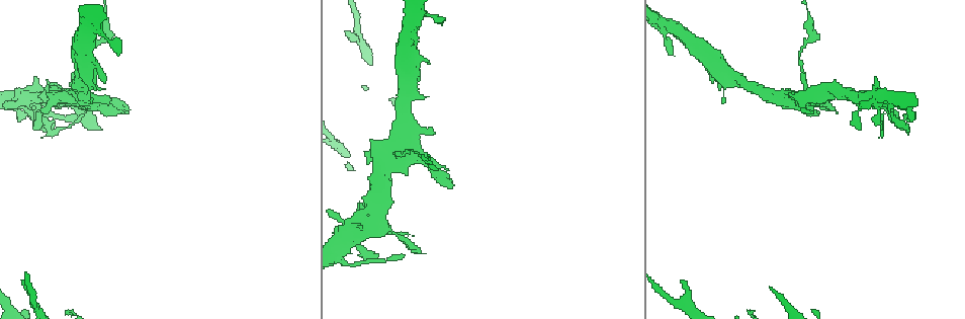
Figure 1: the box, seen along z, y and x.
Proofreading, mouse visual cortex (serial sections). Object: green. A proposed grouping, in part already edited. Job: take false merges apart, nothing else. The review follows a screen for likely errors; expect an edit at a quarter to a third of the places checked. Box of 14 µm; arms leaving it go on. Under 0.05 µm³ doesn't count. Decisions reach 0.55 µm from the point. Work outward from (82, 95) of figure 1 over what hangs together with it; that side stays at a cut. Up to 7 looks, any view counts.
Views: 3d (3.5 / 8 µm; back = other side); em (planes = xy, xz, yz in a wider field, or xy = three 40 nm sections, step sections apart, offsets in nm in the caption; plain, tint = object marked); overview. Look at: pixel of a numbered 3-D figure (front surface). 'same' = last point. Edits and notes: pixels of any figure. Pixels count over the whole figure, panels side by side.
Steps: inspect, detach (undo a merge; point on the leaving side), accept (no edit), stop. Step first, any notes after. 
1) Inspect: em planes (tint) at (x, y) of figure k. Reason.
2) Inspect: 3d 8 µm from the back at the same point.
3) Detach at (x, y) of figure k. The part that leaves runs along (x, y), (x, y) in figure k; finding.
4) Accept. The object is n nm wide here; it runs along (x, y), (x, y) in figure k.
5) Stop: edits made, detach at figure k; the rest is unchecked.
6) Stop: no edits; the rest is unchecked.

Inspect: 3d 3.5 µm at (382, 226) of figure 1. Sharp bend.

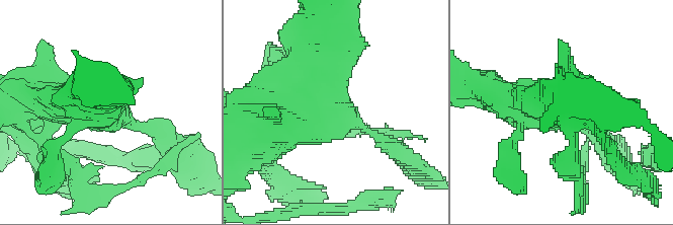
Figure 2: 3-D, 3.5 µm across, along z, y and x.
Inspect: em xy step 5 (tint) at (336, 110) of figure 2. Need the tissue.

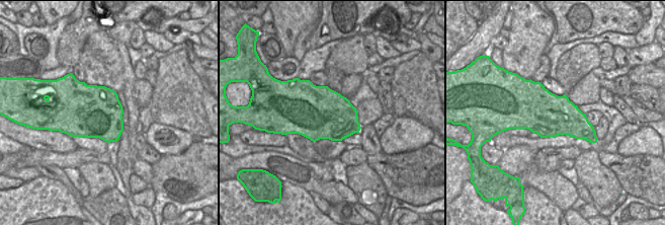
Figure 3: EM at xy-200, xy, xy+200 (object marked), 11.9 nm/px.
Inspect: em planes (tint) at the same point. Cut it another way.

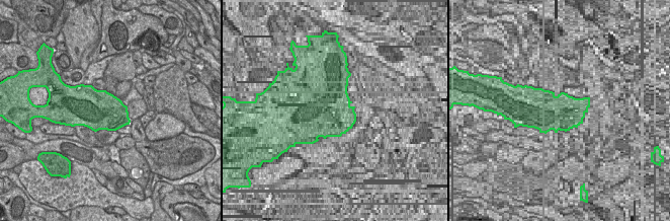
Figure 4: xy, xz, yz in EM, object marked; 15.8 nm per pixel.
Accept. It runs along (327, 56), (312, 105), (250, 139) in figure 2; one cell here.

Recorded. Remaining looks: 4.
Inspect: 3d 3.5 µm at (397, 153) of figure 1. Thick turns thin.

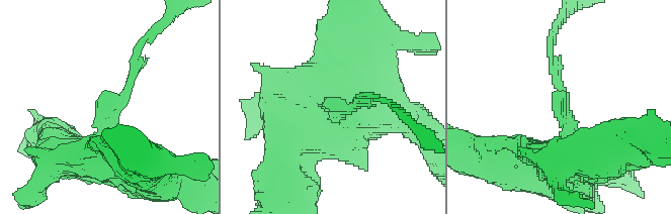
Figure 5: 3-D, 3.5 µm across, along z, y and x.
Inspect: em xy step 3 (plain) at (106, 110) of figure 5. The arms are 150, 700 nm wide; need the tissue.

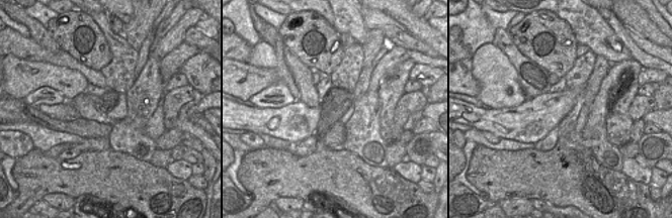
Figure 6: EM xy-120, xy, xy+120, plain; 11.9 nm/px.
Inspect: em xy step 3 (tint) at the same point. Where the object lies.

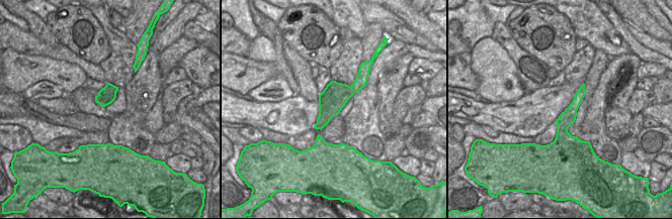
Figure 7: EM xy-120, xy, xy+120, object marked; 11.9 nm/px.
Detach at (136, 65) of figure 5. The part that leaves runs along (120, 97), (136, 50), (167, 20) in figure 5; two cells meet here.

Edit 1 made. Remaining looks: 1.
Stop: edits made, detach at figure 5; the rest is unchecked.

